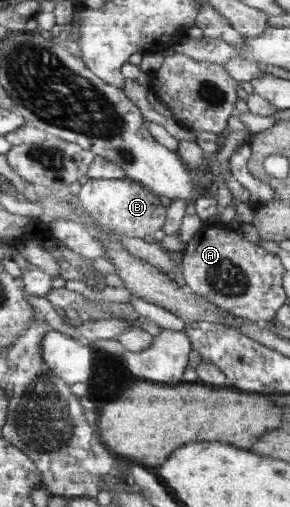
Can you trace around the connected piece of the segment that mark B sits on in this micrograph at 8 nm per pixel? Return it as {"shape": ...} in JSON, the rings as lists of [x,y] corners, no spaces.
{"shape":[[[131,178],[123,179],[85,179],[77,195],[81,205],[103,226],[115,233],[129,237],[147,237],[163,229],[167,221],[169,207],[161,203],[148,187]]]}

